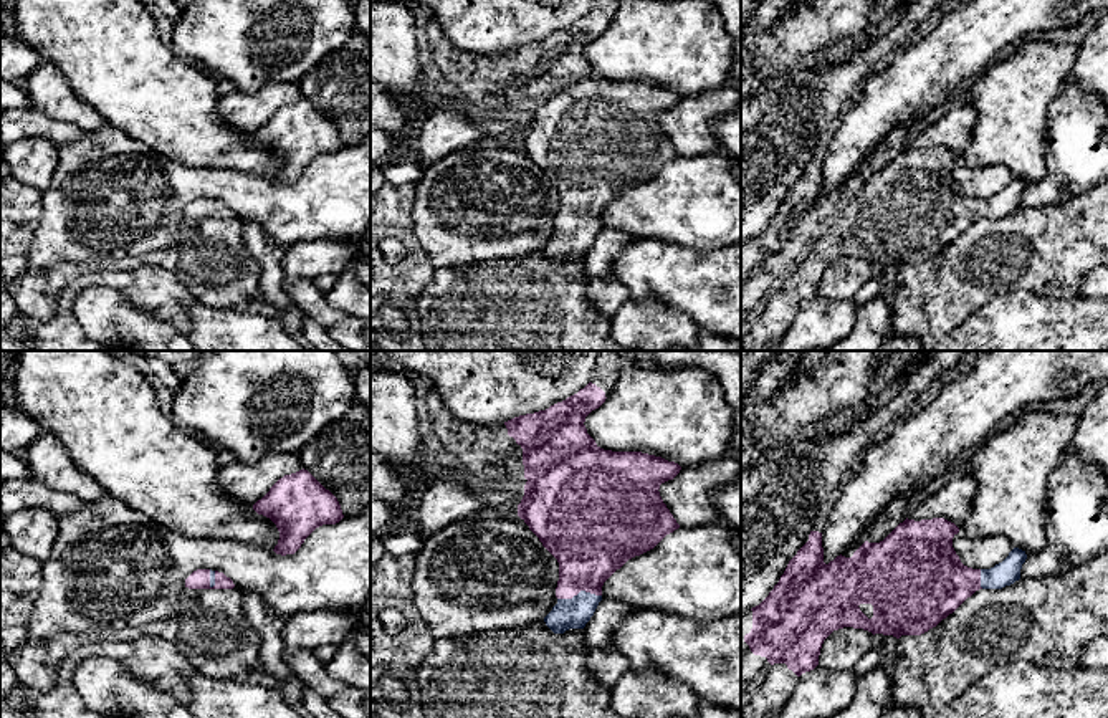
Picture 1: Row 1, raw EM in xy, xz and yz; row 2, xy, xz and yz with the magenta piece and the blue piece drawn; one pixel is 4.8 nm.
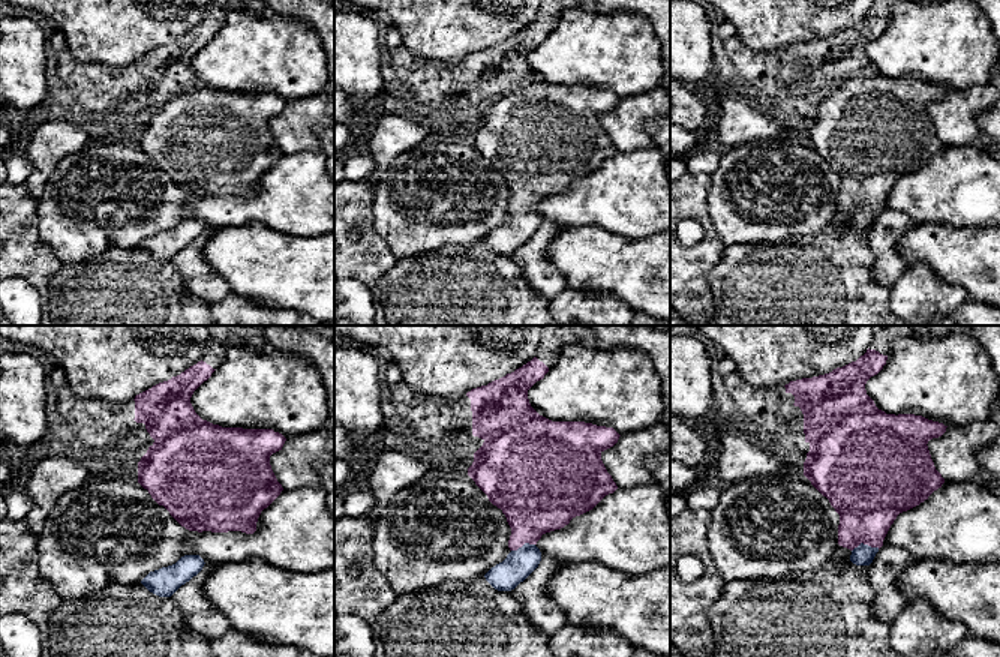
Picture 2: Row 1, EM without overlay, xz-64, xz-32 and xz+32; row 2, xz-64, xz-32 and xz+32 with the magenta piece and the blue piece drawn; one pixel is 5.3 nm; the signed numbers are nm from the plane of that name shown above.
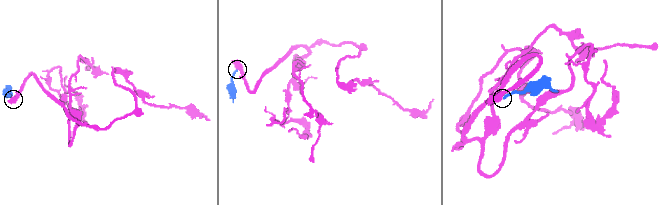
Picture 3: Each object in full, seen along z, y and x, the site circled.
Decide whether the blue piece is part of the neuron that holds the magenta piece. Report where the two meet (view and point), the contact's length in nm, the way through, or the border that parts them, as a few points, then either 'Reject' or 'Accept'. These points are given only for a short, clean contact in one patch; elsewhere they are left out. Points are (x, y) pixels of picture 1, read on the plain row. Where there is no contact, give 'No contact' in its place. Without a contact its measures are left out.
Touches magenta at xz (579, 220). Shared border 220 nm. Accept

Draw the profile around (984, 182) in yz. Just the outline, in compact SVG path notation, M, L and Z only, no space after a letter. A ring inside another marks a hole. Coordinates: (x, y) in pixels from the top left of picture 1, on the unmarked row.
M961 162L954 164L953 177L961 192L972 199L991 199L1014 179L1012 172L1001 164L969 169Z

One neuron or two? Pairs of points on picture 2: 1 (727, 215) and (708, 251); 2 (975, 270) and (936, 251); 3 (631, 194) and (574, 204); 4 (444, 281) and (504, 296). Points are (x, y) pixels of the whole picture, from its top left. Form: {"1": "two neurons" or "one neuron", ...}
{"1": "two neurons", "2": "one neuron", "3": "one neuron", "4": "one neuron"}

